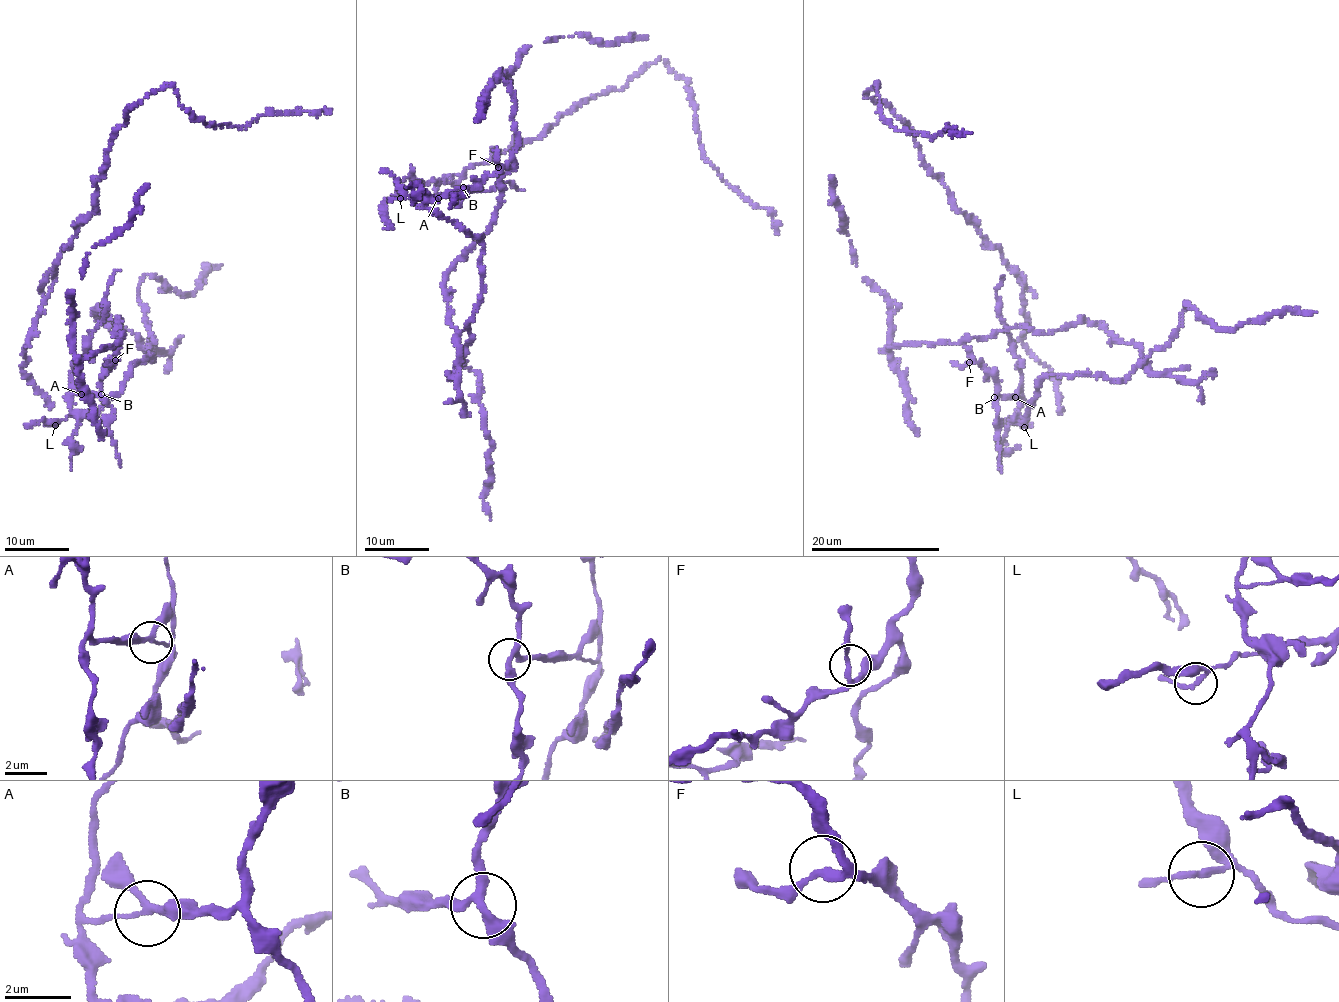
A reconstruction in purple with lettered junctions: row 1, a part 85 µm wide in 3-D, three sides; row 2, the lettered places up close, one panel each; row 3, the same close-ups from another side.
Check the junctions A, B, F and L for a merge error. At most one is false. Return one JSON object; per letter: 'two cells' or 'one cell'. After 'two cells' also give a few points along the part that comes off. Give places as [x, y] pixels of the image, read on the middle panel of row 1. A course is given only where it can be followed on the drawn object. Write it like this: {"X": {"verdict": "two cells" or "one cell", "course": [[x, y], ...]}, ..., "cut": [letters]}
{"A": {"verdict": "two cells", "course": [[438, 198], [425, 199], [457, 199], [511, 182], [523, 189]]}, "B": {"verdict": "one cell"}, "F": {"verdict": "one cell"}, "L": {"verdict": "one cell"}, "cut": ["A"]}

